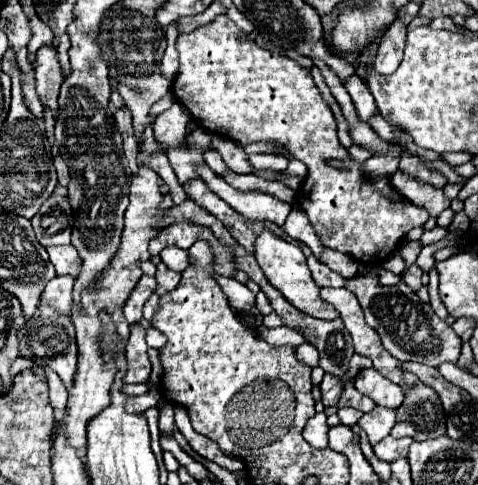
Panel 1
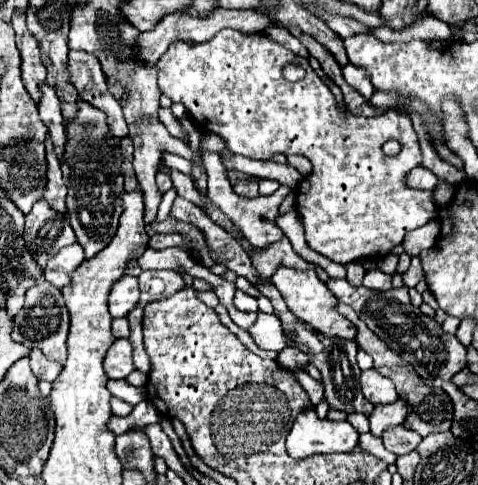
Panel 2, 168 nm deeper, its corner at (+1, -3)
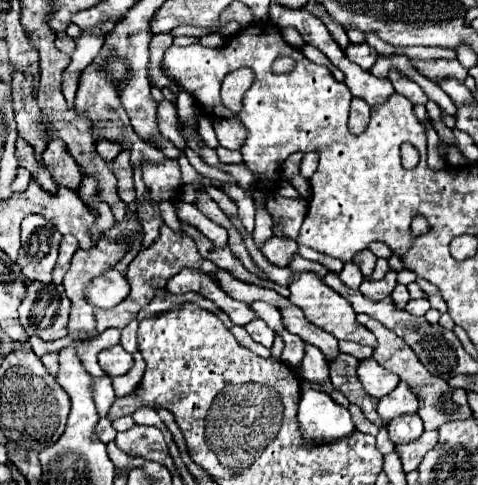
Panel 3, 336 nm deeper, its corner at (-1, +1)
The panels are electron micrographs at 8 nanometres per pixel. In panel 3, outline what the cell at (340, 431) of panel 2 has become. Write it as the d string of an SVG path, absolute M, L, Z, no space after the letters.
M306 380L302 382L298 420L302 436L308 444L334 442L352 434L354 430L348 408L336 404L326 392L310 388Z

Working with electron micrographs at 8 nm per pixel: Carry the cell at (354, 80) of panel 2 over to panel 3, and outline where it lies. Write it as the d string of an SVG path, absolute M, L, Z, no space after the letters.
M350 42L344 52L346 52L346 56L348 56L352 62L356 62L362 70L370 70L372 64L376 62L376 56L378 56L378 52L376 52L372 46L368 46L366 42L364 42L364 44L352 44L352 42Z

